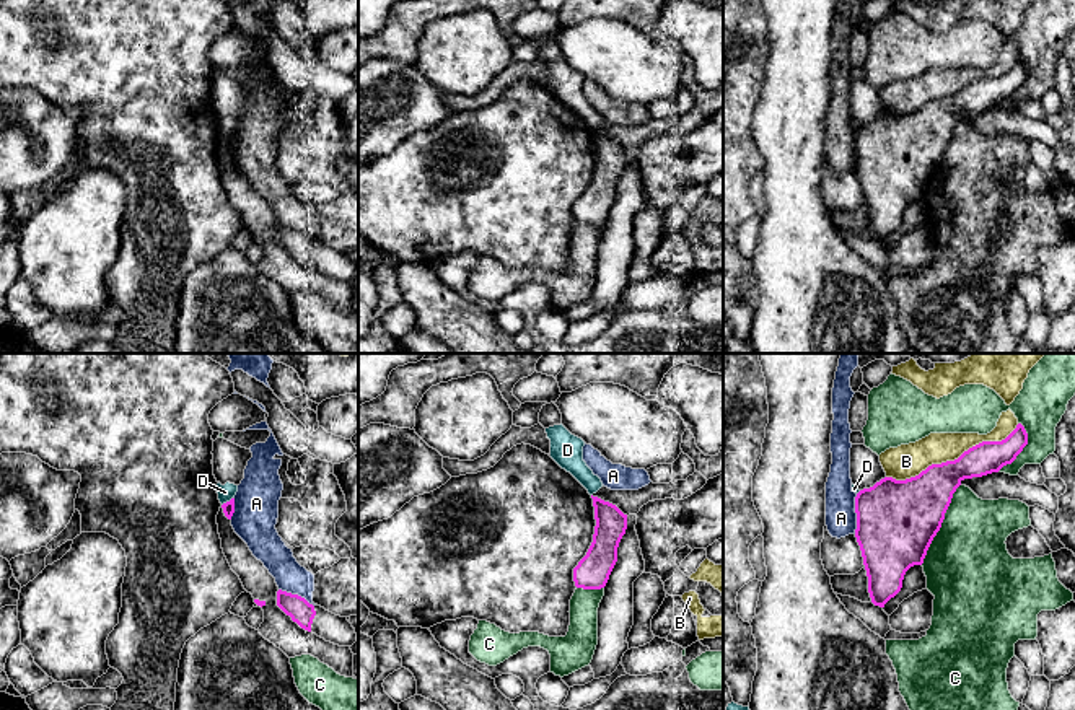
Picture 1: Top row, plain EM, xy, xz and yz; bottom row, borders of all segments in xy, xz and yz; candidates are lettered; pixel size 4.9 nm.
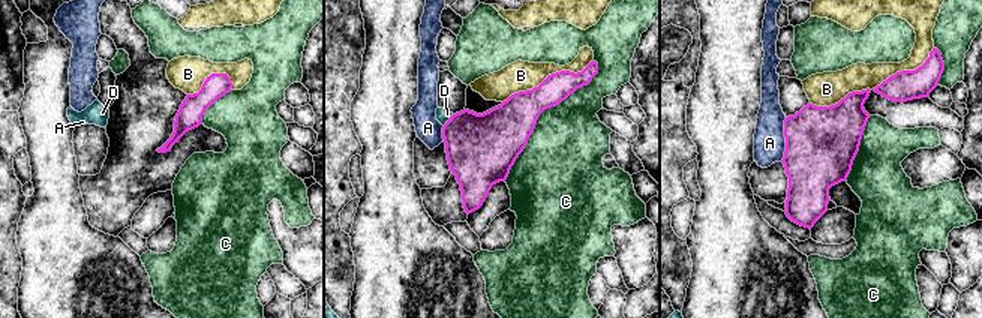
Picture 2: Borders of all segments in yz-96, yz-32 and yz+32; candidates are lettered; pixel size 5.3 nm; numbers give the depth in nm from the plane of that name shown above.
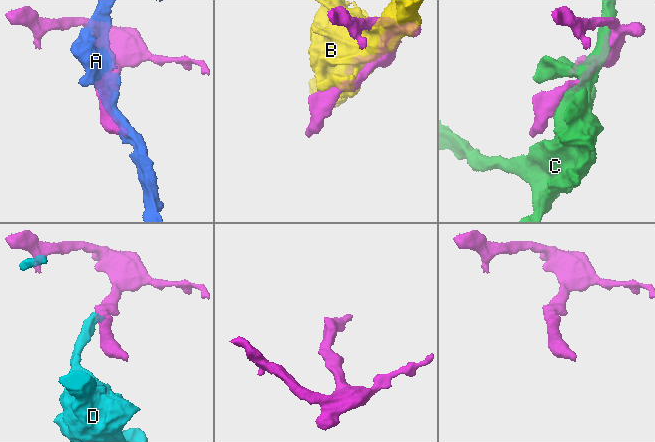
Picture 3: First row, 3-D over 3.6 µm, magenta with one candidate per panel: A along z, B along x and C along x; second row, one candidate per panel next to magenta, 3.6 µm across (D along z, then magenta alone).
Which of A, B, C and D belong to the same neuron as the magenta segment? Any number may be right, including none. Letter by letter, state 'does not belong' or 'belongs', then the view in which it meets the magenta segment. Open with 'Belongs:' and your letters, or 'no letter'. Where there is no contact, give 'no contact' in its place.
Belongs: no letter
A: does not belong; contact in yz
B: does not belong; contact in yz
C: does not belong; contact in yz
D: does not belong; contact in xy

